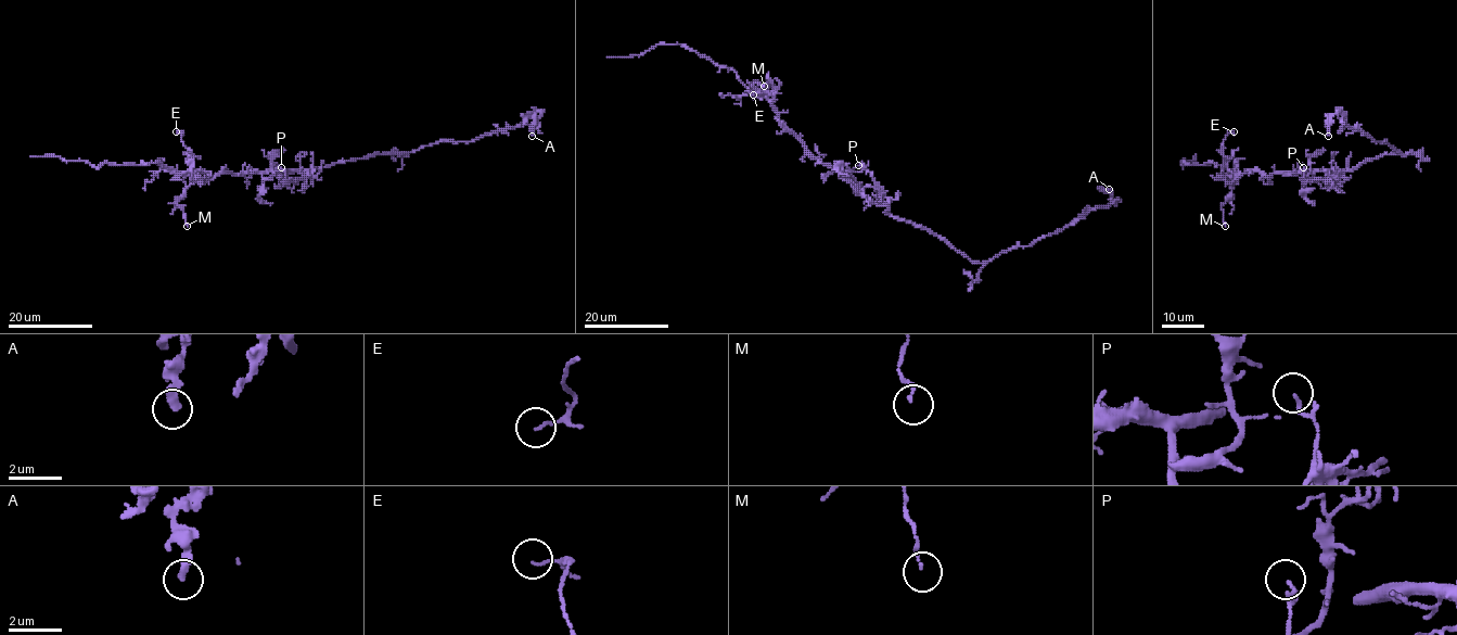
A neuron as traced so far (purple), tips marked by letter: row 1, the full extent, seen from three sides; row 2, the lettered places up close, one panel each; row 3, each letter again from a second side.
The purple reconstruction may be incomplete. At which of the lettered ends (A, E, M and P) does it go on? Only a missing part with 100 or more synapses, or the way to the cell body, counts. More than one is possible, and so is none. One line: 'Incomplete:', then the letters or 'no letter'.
Incomplete: no letter

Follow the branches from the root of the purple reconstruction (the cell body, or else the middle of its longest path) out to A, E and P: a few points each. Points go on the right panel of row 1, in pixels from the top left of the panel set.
A: (1336, 170), (1401, 153), (1385, 141), (1376, 142), (1350, 128), (1344, 114), (1331, 117), (1328, 136)
E: (1336, 170), (1274, 173), (1268, 176), (1260, 172), (1232, 173), (1224, 159), (1223, 142), (1234, 131)
P: (1336, 170), (1343, 172), (1330, 179), (1306, 180), (1303, 167)

